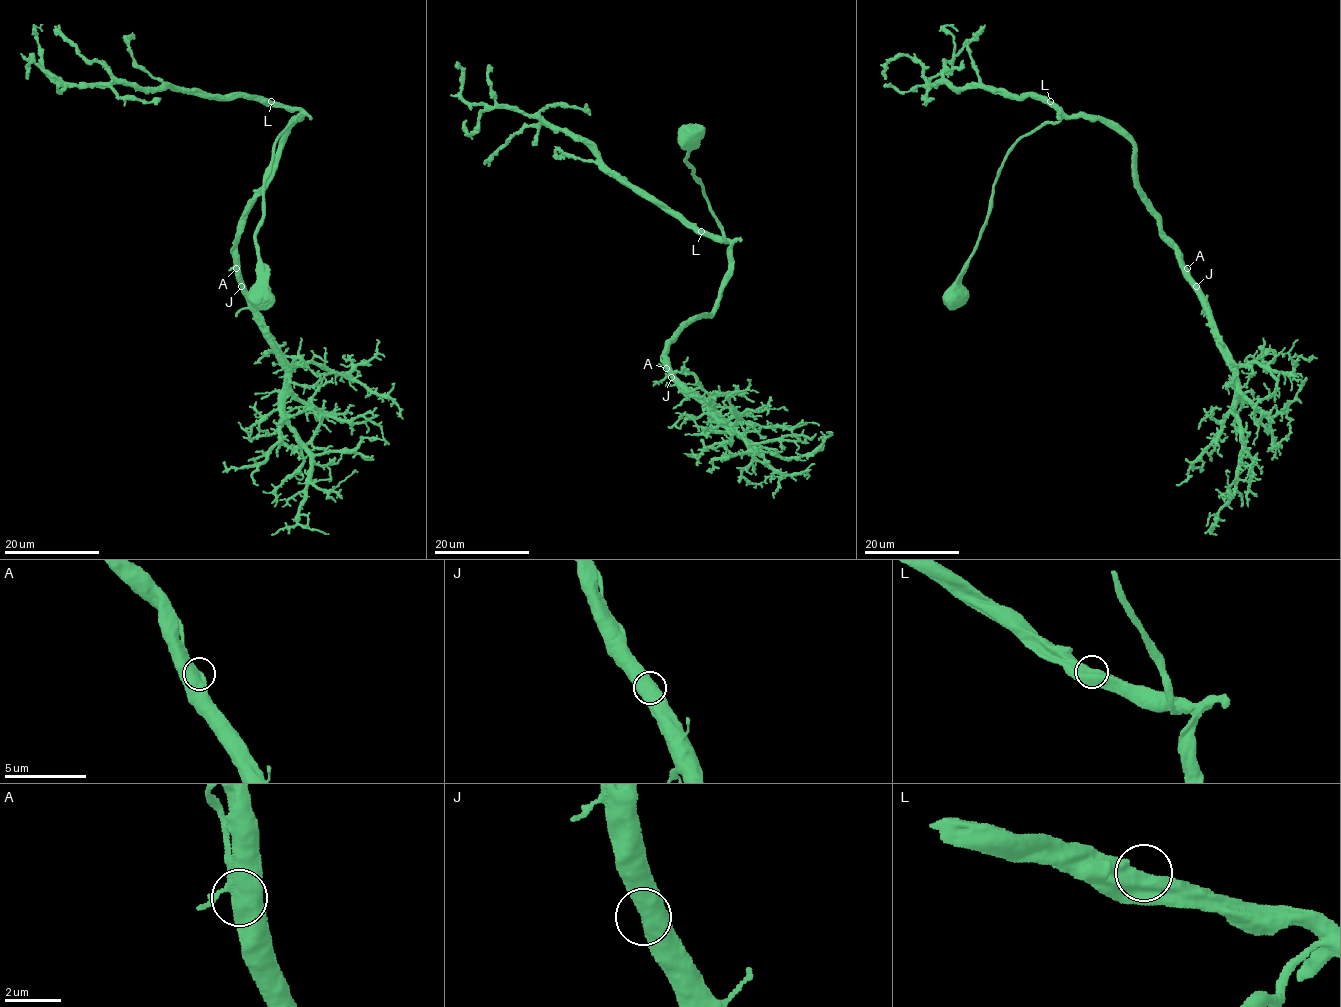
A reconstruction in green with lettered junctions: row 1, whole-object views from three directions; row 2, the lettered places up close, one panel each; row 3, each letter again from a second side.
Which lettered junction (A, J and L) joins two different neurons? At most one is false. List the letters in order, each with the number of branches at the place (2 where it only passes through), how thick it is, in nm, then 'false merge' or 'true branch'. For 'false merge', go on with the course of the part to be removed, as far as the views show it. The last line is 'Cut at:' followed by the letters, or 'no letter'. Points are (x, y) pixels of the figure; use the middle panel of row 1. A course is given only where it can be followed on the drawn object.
A: branches 2; calibre 550 nm; true branch
J: branches 2; calibre 600 nm; true branch
L: branches 2; calibre 600 nm; true branch
Cut at: no letter

